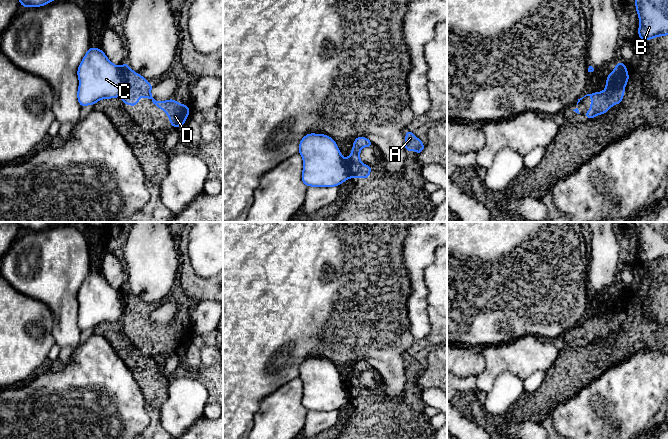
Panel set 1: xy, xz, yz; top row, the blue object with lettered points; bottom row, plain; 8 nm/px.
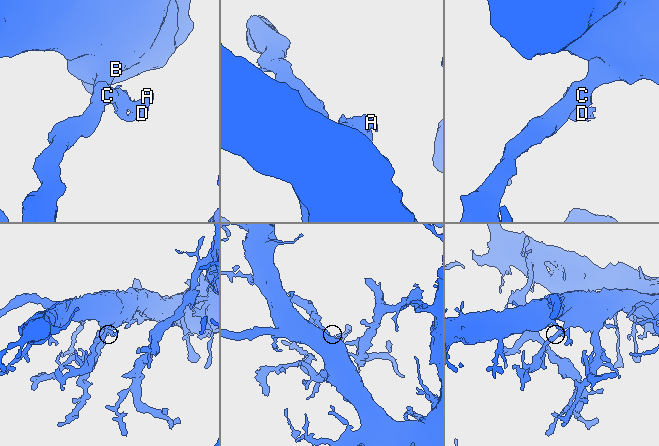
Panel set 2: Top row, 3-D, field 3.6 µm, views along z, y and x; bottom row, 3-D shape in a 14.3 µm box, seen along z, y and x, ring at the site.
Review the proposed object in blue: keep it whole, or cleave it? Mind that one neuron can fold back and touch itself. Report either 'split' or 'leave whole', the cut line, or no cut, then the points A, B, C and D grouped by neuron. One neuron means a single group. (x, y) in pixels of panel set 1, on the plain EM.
split; cut xy (122, 291), (123, 313), (119, 319); groups A D / B C

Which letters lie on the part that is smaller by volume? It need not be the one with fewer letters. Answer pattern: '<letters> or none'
A, D

